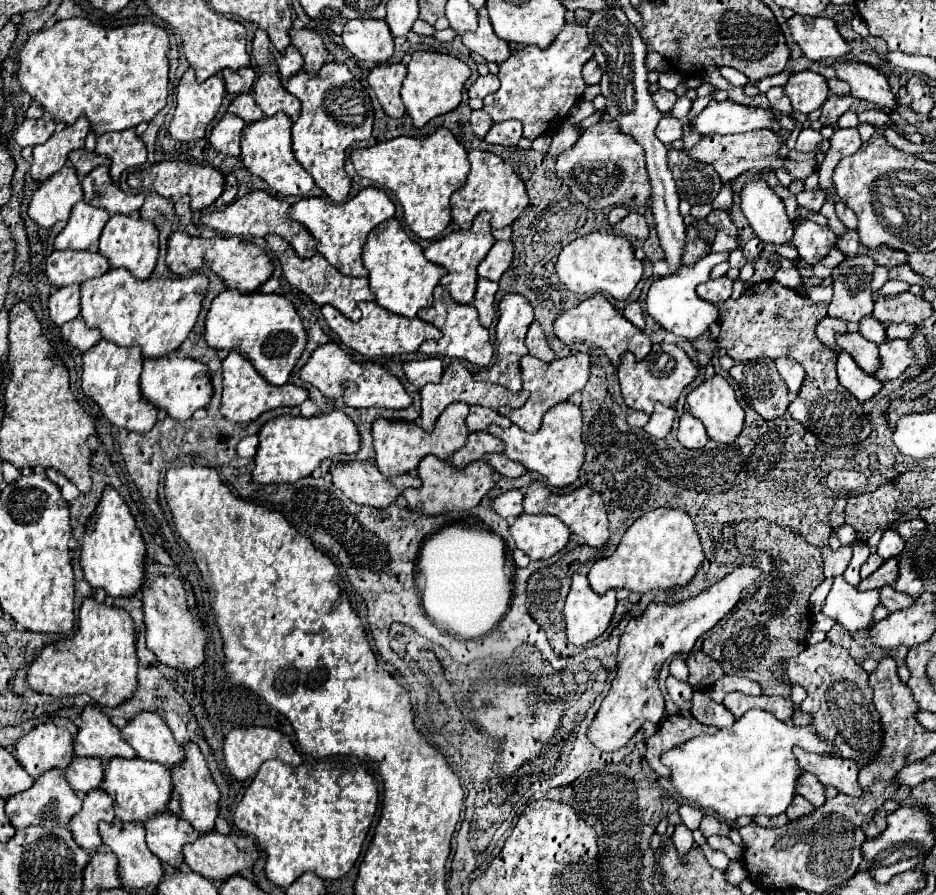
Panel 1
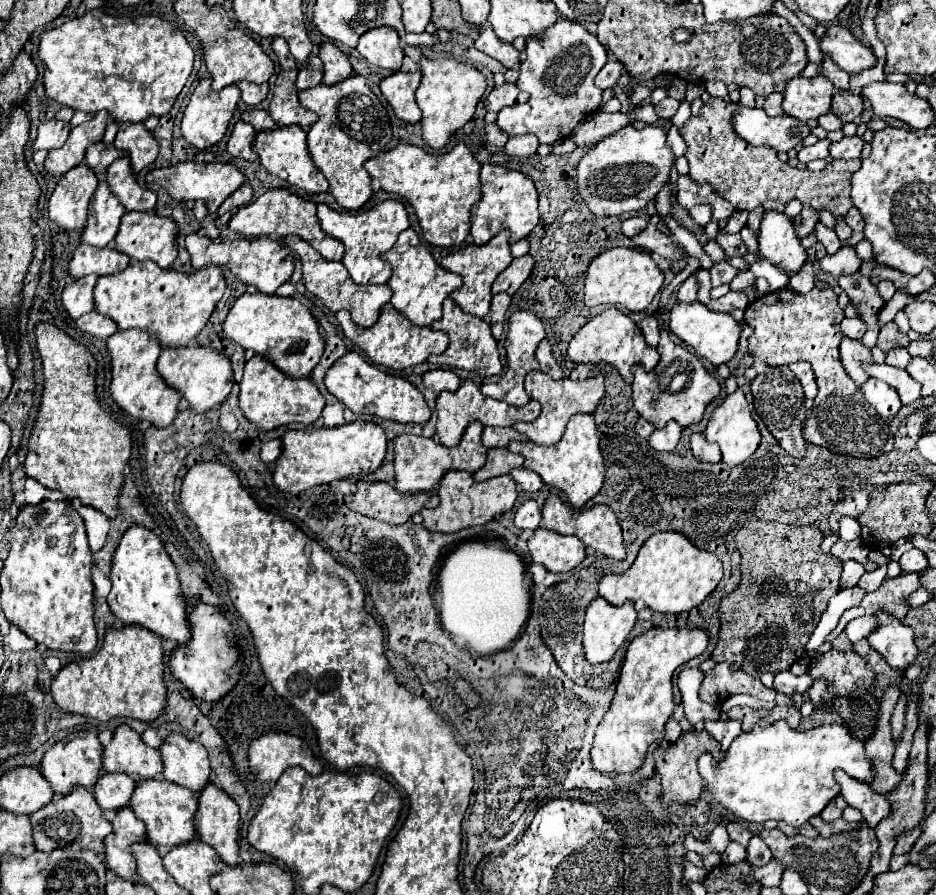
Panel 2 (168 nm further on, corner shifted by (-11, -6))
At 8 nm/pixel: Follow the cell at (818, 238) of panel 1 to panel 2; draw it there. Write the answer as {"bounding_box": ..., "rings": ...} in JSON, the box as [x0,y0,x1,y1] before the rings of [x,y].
{"bounding_box":[820,246,862,276],"rings":[[[842,246],[834,256],[822,258],[820,266],[824,272],[828,272],[832,276],[842,276],[842,274],[856,274],[862,266],[862,260],[856,256],[854,248]]]}

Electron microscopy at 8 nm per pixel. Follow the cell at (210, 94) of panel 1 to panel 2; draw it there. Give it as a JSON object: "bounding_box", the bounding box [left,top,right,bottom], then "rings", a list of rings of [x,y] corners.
{"bounding_box":[182,78,240,150],"rings":[[[202,78],[200,84],[196,86],[186,110],[184,110],[184,118],[182,118],[182,134],[184,138],[196,146],[198,150],[204,150],[204,148],[210,148],[214,144],[218,144],[226,130],[228,130],[228,124],[232,120],[232,114],[236,110],[236,104],[240,100],[240,88],[238,86],[226,86],[224,90],[216,92],[212,90],[210,86],[210,78]]]}

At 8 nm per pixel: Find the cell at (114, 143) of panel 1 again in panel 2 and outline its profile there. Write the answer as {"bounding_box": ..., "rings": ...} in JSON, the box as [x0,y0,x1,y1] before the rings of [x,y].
{"bounding_box":[114,122,158,172],"rings":[[[122,122],[114,144],[116,148],[128,152],[134,172],[140,172],[142,168],[152,164],[158,156],[158,142],[142,122]]]}

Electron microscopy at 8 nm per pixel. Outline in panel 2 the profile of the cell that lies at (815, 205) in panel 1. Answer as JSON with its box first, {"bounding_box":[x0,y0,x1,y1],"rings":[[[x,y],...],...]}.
{"bounding_box":[816,226,840,254],"rings":[[[816,226],[816,238],[824,244],[828,254],[836,254],[840,250],[840,240],[834,230],[830,230],[826,226]]]}

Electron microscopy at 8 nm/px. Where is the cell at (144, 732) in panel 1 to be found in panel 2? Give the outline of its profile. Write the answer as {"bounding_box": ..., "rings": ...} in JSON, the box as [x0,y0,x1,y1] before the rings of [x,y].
{"bounding_box":[160,734,212,794],"rings":[[[170,734],[160,746],[164,758],[164,778],[200,794],[212,776],[208,750],[200,742],[188,740],[182,734]]]}

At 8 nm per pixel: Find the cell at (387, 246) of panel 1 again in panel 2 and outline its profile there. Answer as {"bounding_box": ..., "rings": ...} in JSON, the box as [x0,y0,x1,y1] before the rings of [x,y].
{"bounding_box":[383,228,462,326],"rings":[[[412,228],[400,233],[396,244],[383,254],[383,258],[392,264],[392,278],[388,286],[392,288],[392,306],[404,314],[408,320],[412,320],[418,326],[430,326],[434,320],[440,320],[442,316],[442,302],[450,296],[450,292],[458,290],[462,286],[462,278],[454,272],[442,270],[438,262],[432,258],[430,250],[419,240]]]}

